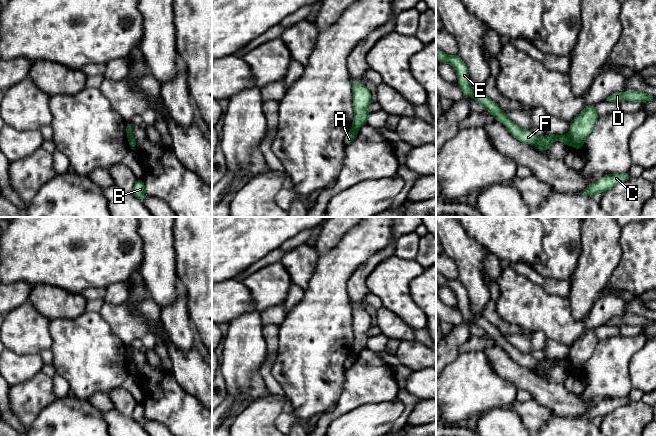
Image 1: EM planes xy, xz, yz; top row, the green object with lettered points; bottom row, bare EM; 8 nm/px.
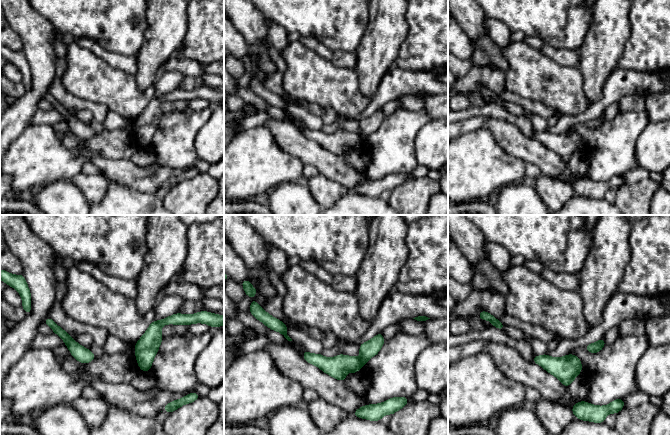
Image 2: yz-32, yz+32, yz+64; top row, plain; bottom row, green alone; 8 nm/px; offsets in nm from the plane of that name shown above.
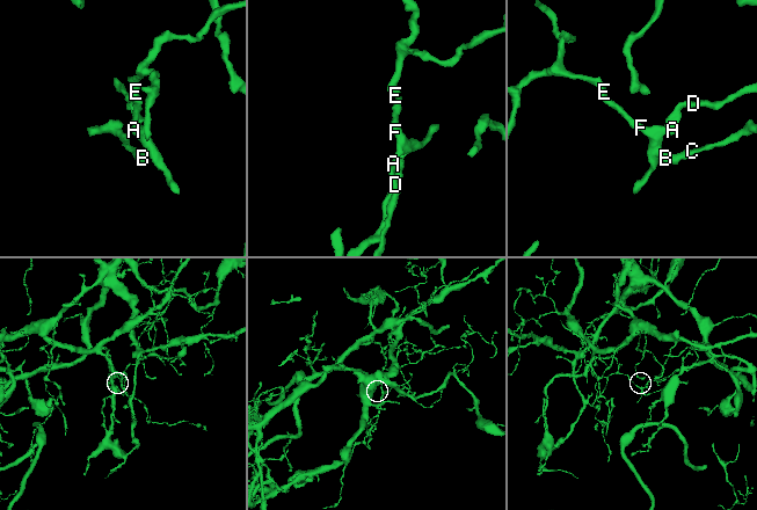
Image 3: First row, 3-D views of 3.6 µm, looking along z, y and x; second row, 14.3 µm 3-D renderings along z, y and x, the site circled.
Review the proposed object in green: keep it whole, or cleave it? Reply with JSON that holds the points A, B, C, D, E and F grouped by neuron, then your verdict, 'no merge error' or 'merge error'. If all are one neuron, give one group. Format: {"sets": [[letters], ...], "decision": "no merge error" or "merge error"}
{"sets": [["A", "D"], ["B", "C", "E", "F"]], "decision": "merge error"}

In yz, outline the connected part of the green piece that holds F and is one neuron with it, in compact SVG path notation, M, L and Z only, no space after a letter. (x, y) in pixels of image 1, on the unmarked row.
M436 272L436 283L440 286L450 287L458 300L458 310L465 320L471 320L475 325L481 327L488 336L490 336L497 345L505 349L510 358L520 366L533 368L538 371L540 376L548 374L549 370L556 364L561 364L566 370L571 369L569 359L547 358L546 361L535 360L530 354L522 353L512 346L505 336L498 330L496 326L486 320L483 316L473 316L470 310L470 303L467 290L458 279L448 280L443 275Z

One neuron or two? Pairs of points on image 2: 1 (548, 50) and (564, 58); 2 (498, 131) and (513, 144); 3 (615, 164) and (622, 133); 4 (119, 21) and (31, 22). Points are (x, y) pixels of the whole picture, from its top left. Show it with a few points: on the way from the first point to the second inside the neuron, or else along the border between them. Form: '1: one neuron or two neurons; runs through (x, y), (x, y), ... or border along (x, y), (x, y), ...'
1: one neuron; runs through (552, 53), (560, 56)
2: one neuron; runs through (502, 133), (509, 140)
3: one neuron; runs through (616, 156), (616, 141)
4: two neurons; border along (35, 10), (44, 16), (55, 29)

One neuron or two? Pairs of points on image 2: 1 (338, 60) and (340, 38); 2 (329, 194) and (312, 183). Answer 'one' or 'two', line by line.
1: two
2: one

